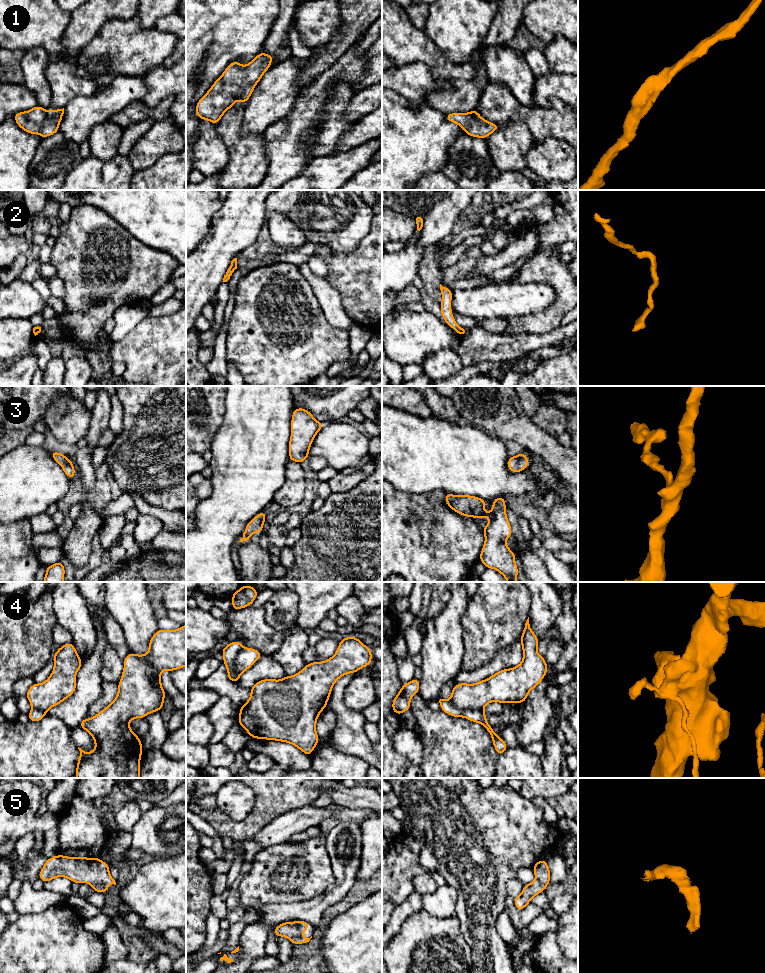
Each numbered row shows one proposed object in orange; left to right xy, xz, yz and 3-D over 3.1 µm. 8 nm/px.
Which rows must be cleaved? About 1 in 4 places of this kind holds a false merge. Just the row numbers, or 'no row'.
4

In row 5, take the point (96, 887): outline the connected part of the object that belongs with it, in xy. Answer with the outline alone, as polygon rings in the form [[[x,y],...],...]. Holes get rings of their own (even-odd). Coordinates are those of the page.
[[[60,854],[51,857],[41,869],[39,879],[46,883],[57,877],[66,877],[79,884],[89,882],[92,890],[101,893],[110,891],[107,885],[116,885],[109,872],[109,864],[98,857],[67,857]]]

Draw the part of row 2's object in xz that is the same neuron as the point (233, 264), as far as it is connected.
[[[234,258],[231,261],[230,267],[227,269],[224,275],[223,282],[227,282],[231,278],[235,269],[237,269],[237,258]]]

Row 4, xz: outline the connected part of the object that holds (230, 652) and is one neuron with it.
[[[232,641],[221,650],[223,654],[223,663],[227,668],[228,679],[234,682],[234,663],[238,652],[242,649],[240,641]]]

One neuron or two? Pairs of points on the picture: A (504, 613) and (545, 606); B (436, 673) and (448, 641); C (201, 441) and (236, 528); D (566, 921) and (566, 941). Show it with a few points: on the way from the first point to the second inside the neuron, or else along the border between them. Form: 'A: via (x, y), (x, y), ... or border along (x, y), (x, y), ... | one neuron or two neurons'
A: border along (530, 592), (530, 609), (527, 616) | two neurons
B: via (439, 665), (442, 660), (443, 649) | one neuron
C: border along (219, 428), (209, 449) | two neurons
D: via (566, 926), (566, 936) | one neuron

